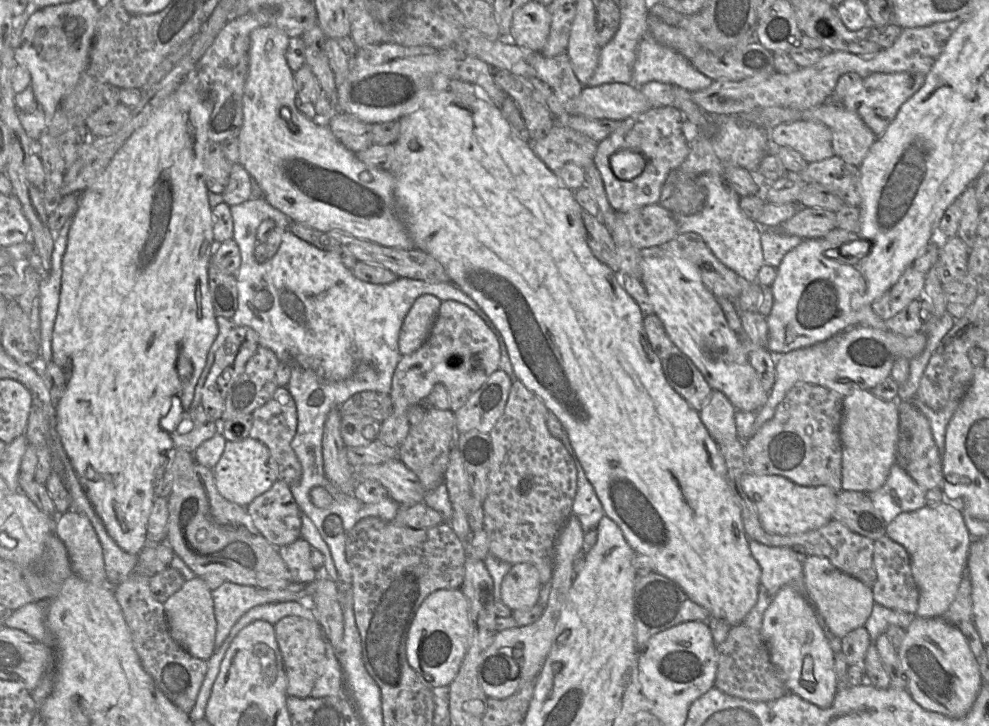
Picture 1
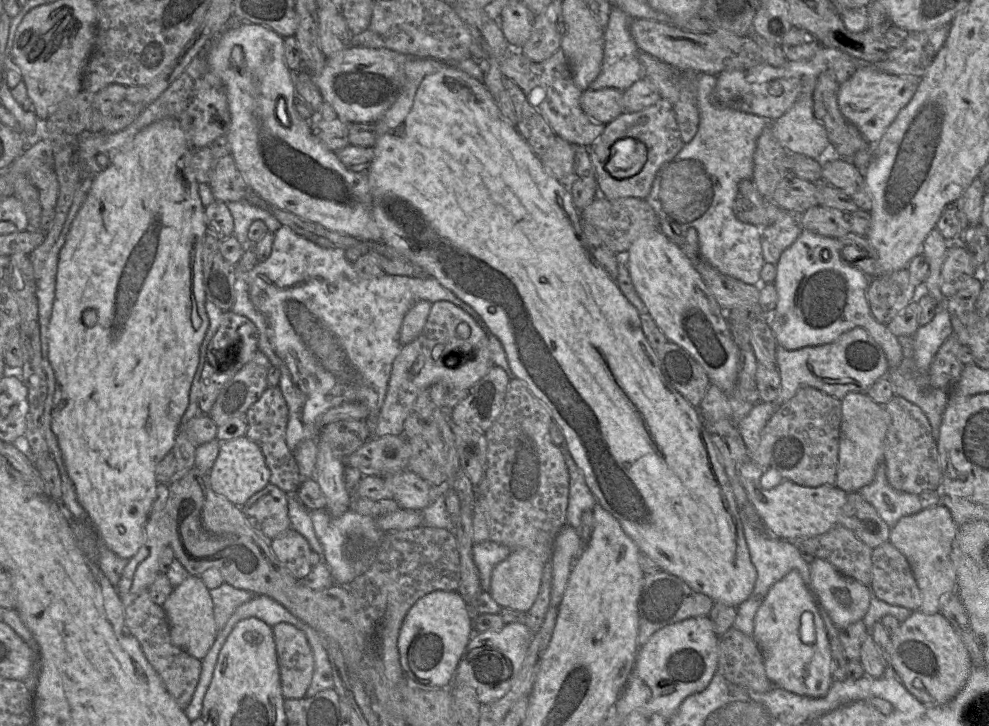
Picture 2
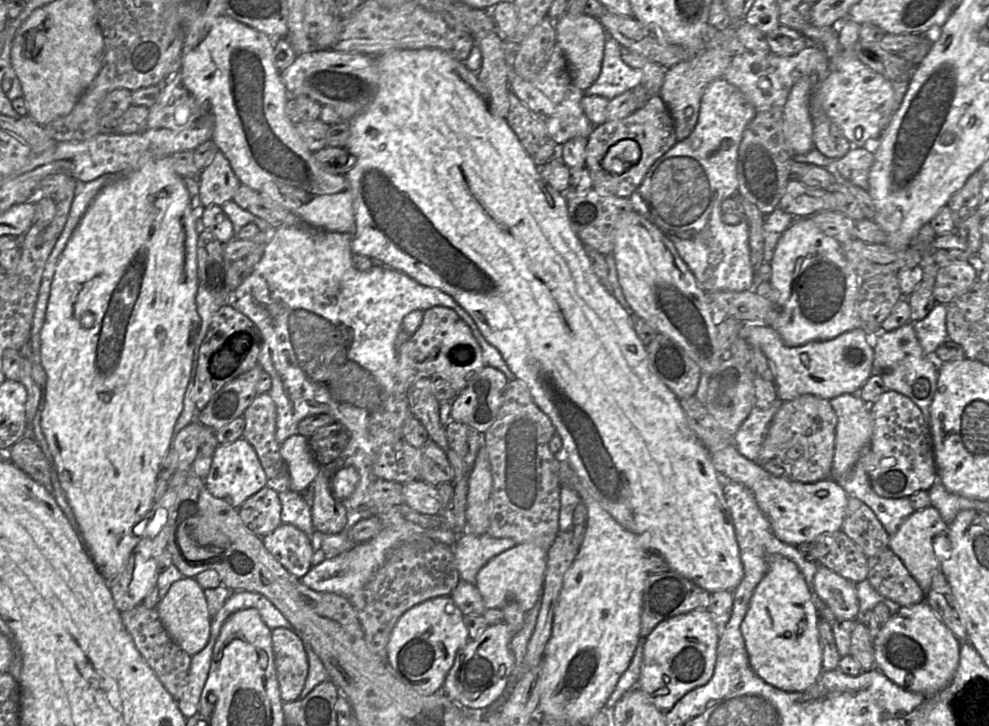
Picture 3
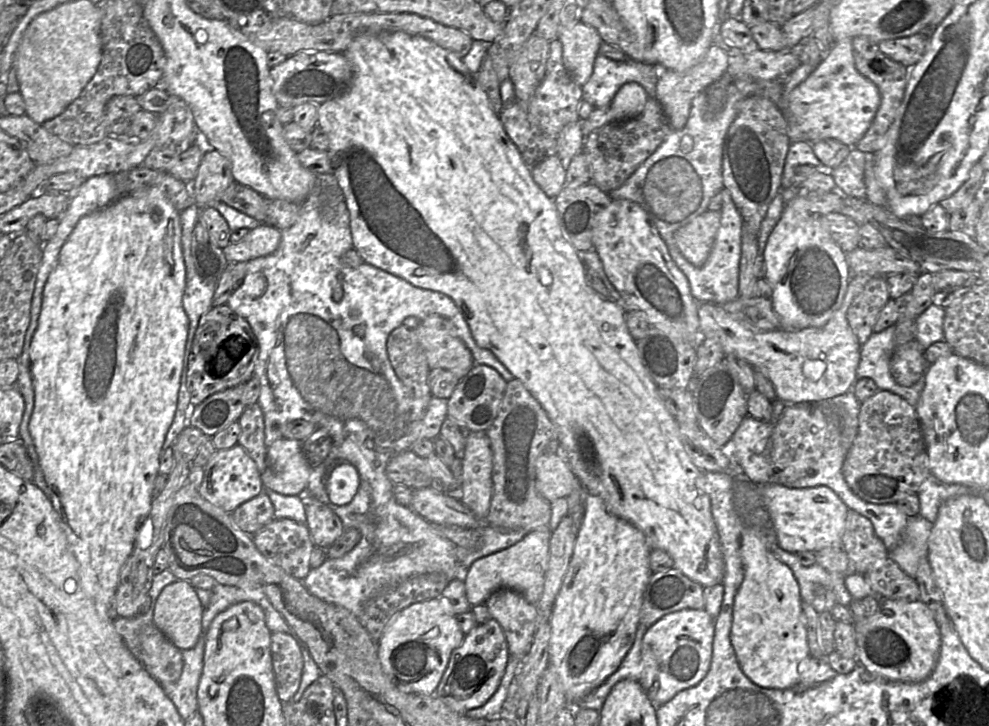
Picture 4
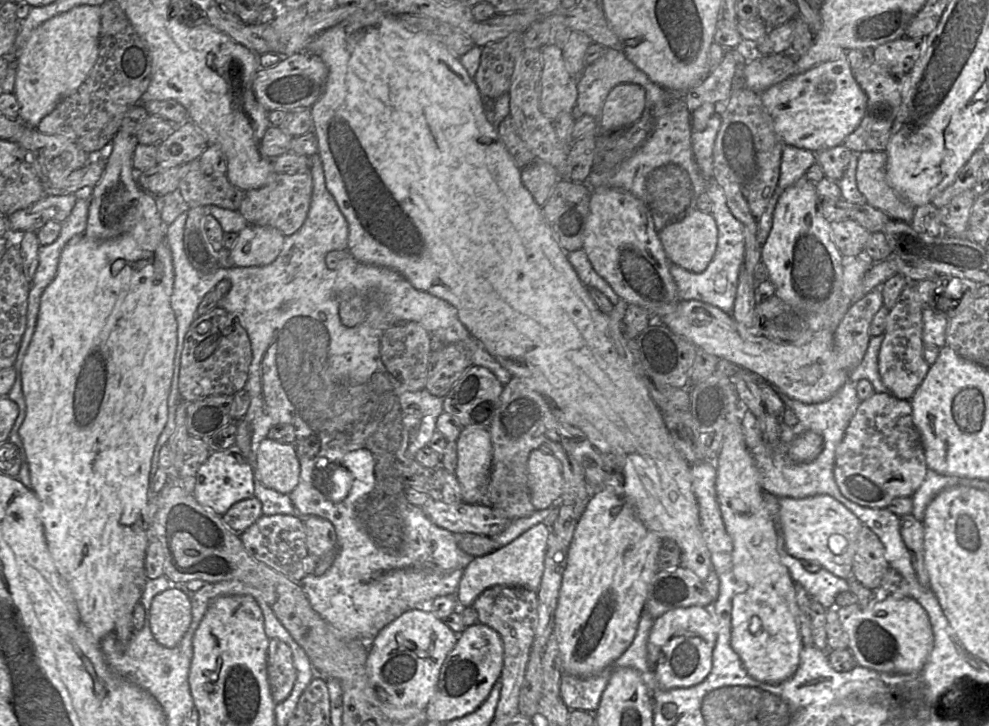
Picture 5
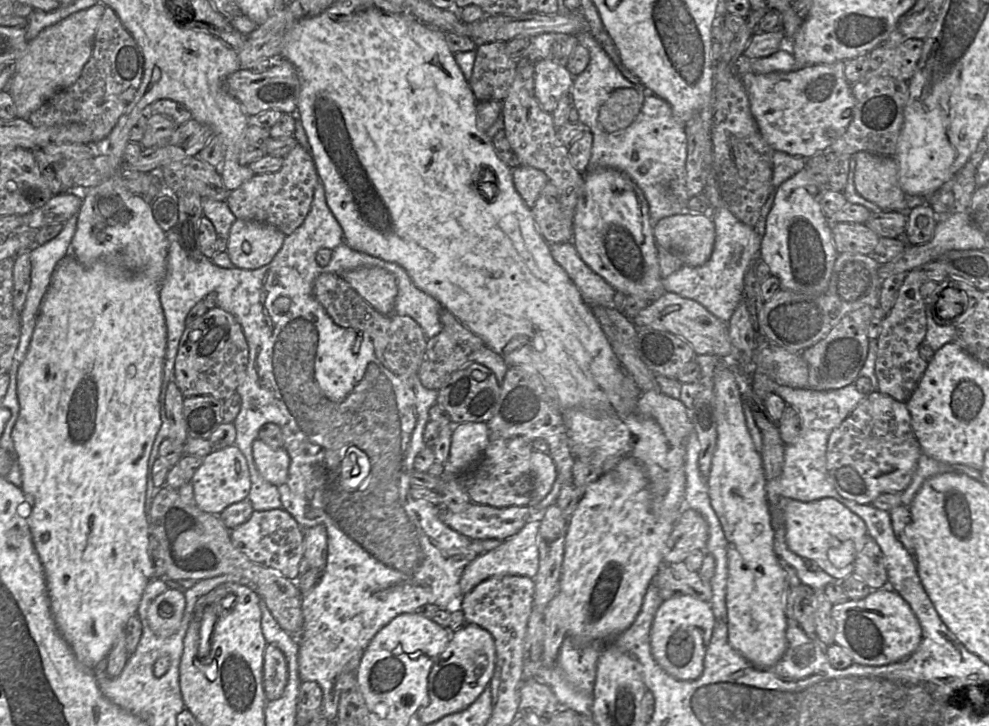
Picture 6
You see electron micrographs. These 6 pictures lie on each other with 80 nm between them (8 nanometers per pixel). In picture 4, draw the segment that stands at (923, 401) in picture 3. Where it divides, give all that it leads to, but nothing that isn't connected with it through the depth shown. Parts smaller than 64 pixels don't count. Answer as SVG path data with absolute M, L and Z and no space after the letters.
M895 325L886 330L873 333L861 347L860 361L856 370L857 379L871 378L879 390L895 393L915 407L925 387L925 374L910 386L899 385L890 371L890 360L895 344Z

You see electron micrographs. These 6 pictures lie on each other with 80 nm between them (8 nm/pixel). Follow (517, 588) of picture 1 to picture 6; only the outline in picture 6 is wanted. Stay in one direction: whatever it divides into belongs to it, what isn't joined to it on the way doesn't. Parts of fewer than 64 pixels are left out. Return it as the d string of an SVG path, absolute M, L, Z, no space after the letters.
M529 521L514 536L508 538L494 550L478 555L465 568L460 579L461 595L466 595L482 581L505 575L525 576L534 579L539 569L539 550L537 535L540 521Z

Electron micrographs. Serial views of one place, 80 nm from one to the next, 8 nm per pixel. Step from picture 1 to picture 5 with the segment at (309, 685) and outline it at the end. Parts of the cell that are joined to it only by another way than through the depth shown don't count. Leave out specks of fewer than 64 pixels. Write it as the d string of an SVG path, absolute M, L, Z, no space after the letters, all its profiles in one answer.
M272 638L269 641L267 673L273 700L282 702L291 693L297 673L292 650L280 639Z

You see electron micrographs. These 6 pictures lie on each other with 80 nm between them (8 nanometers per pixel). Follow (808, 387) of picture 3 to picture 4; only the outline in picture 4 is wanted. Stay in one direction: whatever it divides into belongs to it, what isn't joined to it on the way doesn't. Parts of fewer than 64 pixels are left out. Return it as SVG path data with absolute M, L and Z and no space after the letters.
M853 275L839 309L822 327L797 331L781 329L761 331L747 321L738 320L721 305L699 302L700 339L717 340L726 356L746 360L760 369L774 384L777 398L787 404L812 404L842 395L851 390L857 380L861 345L847 321L847 311L872 277Z

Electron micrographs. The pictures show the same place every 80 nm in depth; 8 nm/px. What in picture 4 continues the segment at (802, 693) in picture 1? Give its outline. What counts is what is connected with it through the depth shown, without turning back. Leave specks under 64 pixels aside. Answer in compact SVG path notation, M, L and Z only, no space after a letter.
M769 517L769 527L755 527L752 525L747 525L741 535L740 543L740 555L743 567L743 582L738 590L733 605L733 617L731 626L731 643L736 653L737 660L744 674L755 684L773 689L787 689L793 687L799 681L799 663L806 657L810 656L809 647L807 643L807 629L804 624L804 615L802 613L802 598L800 595L800 589L798 582L792 572L792 570L784 563L782 563L774 554L772 553L772 542L774 542L774 530L771 526Z

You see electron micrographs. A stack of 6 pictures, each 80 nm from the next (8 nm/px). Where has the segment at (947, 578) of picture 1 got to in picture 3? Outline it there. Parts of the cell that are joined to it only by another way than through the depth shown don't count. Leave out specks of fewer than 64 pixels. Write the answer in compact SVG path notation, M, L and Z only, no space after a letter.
M930 506L914 512L900 525L896 533L890 536L889 548L902 560L925 595L931 588L934 573L940 570L941 565L933 549L933 540L939 535L946 534L947 529L948 524L942 519L939 511Z

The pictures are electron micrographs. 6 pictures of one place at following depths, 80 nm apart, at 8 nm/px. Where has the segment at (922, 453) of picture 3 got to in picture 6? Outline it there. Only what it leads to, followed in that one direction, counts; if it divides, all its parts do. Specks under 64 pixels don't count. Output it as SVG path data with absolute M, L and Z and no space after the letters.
M873 391L830 434L826 468L841 497L872 505L883 493L902 493L908 488L921 454L906 403Z

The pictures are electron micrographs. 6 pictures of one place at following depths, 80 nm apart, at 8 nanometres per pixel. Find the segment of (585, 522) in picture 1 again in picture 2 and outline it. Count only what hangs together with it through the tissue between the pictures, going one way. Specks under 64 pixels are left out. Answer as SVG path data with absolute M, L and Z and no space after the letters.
M564 439L564 444L560 448L565 458L565 462L569 472L569 479L570 479L569 498L568 498L568 506L567 506L567 513L566 513L566 524L580 531L582 513L585 510L592 510L592 508L597 503L597 500L593 495L593 493L591 492L591 490L589 489L589 487L587 486L583 473L577 467L572 456L570 455L565 445L565 439Z

